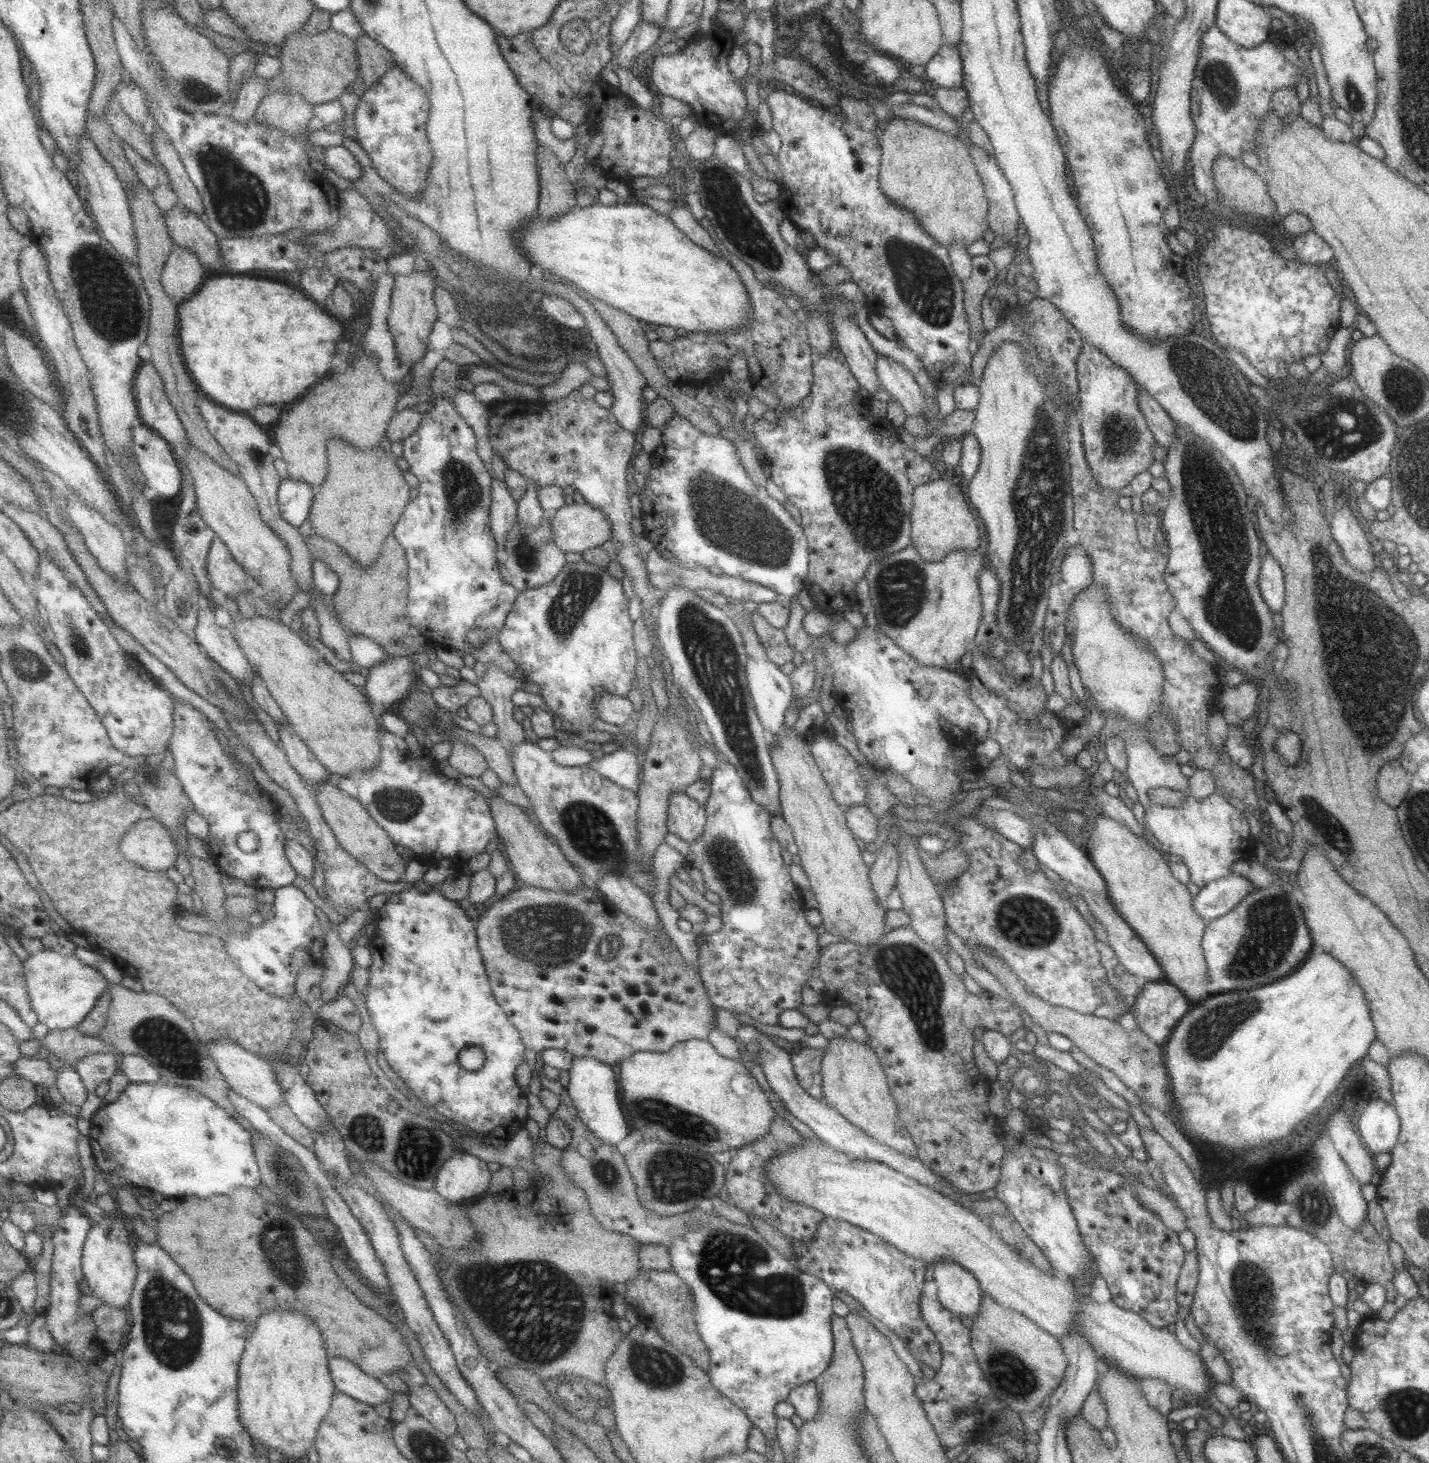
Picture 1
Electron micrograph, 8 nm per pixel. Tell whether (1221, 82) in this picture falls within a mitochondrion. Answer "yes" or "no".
yes

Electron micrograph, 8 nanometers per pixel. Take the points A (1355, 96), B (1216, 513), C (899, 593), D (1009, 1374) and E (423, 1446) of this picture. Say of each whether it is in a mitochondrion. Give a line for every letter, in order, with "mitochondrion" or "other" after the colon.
A: mitochondrion
B: mitochondrion
C: mitochondrion
D: mitochondrion
E: mitochondrion

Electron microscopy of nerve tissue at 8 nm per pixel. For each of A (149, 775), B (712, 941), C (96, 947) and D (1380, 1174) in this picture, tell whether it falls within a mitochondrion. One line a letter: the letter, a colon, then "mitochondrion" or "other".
A: other
B: other
C: other
D: other

